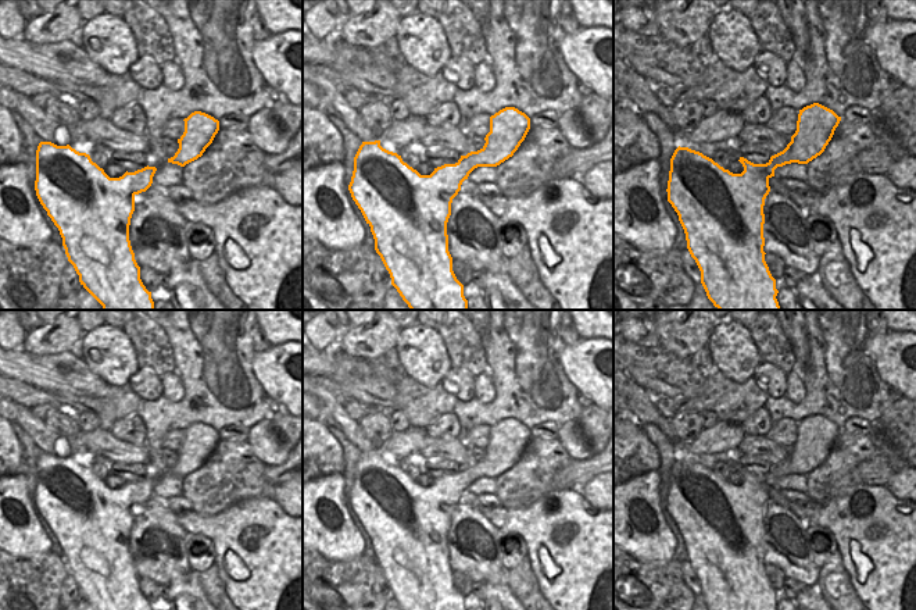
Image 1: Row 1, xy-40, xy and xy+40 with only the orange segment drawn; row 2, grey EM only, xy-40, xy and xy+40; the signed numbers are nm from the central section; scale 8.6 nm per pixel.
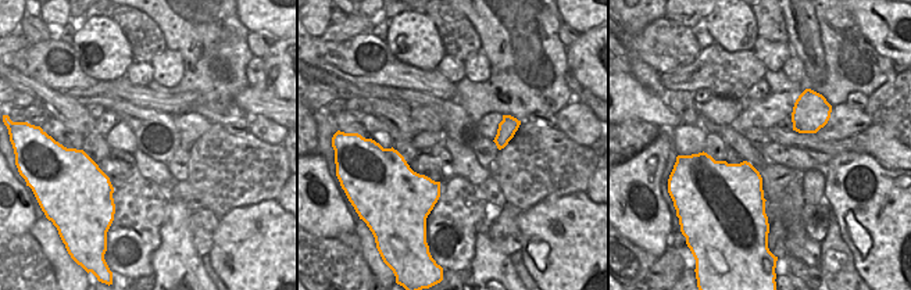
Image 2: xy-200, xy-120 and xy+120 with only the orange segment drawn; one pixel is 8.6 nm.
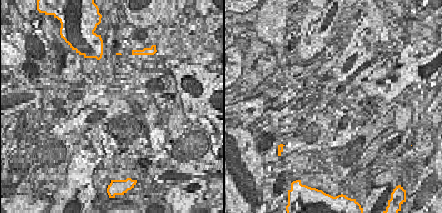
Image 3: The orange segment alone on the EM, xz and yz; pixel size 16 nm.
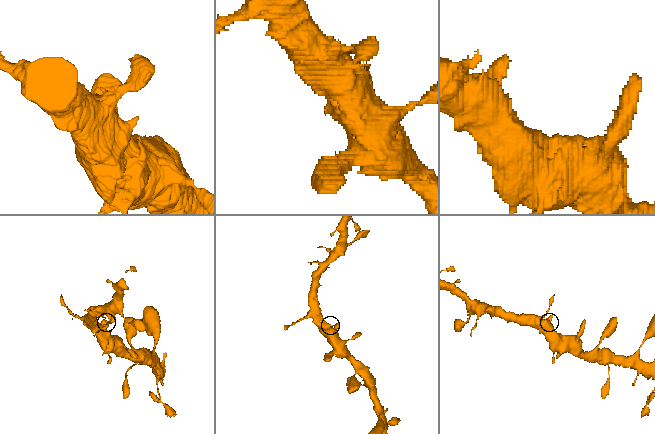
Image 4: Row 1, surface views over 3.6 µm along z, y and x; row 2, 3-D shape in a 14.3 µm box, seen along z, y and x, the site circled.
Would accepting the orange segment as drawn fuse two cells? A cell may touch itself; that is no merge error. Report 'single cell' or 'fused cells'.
single cell

